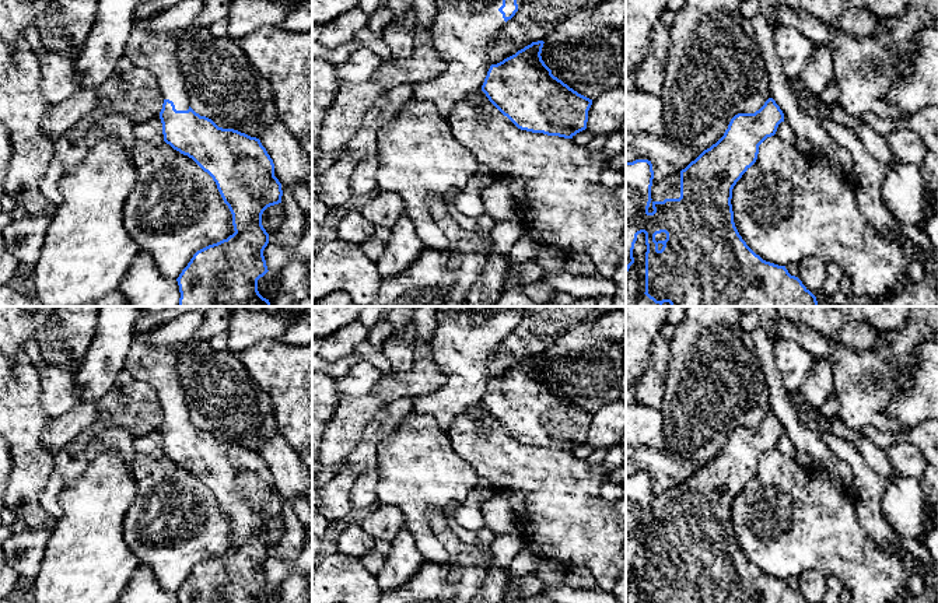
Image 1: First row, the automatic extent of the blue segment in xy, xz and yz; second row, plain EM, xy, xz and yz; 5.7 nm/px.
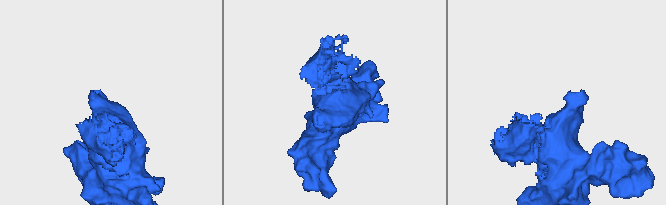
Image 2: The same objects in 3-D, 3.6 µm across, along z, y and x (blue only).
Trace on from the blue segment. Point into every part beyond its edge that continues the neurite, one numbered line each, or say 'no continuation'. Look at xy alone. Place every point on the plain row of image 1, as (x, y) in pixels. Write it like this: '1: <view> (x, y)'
1: xy (157, 367)

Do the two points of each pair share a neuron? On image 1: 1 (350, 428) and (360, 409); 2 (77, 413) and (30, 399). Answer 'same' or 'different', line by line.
1: same
2: different

